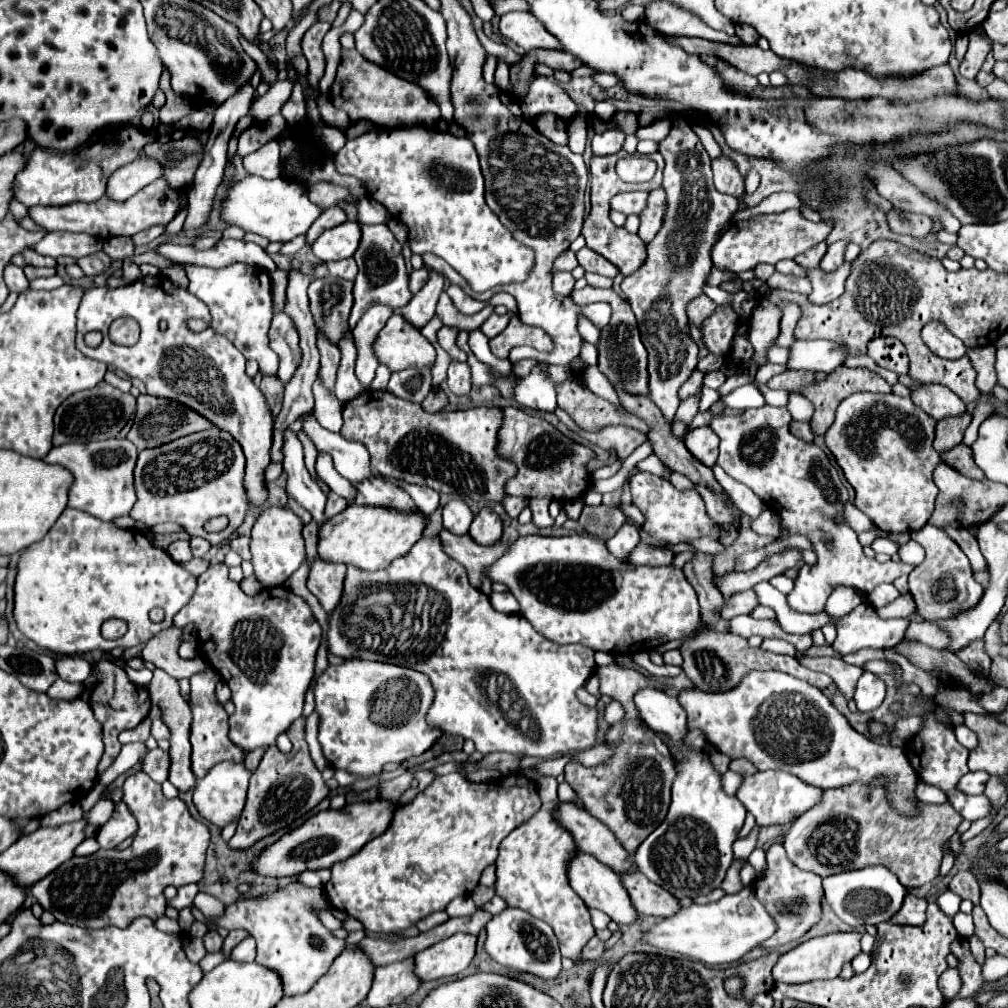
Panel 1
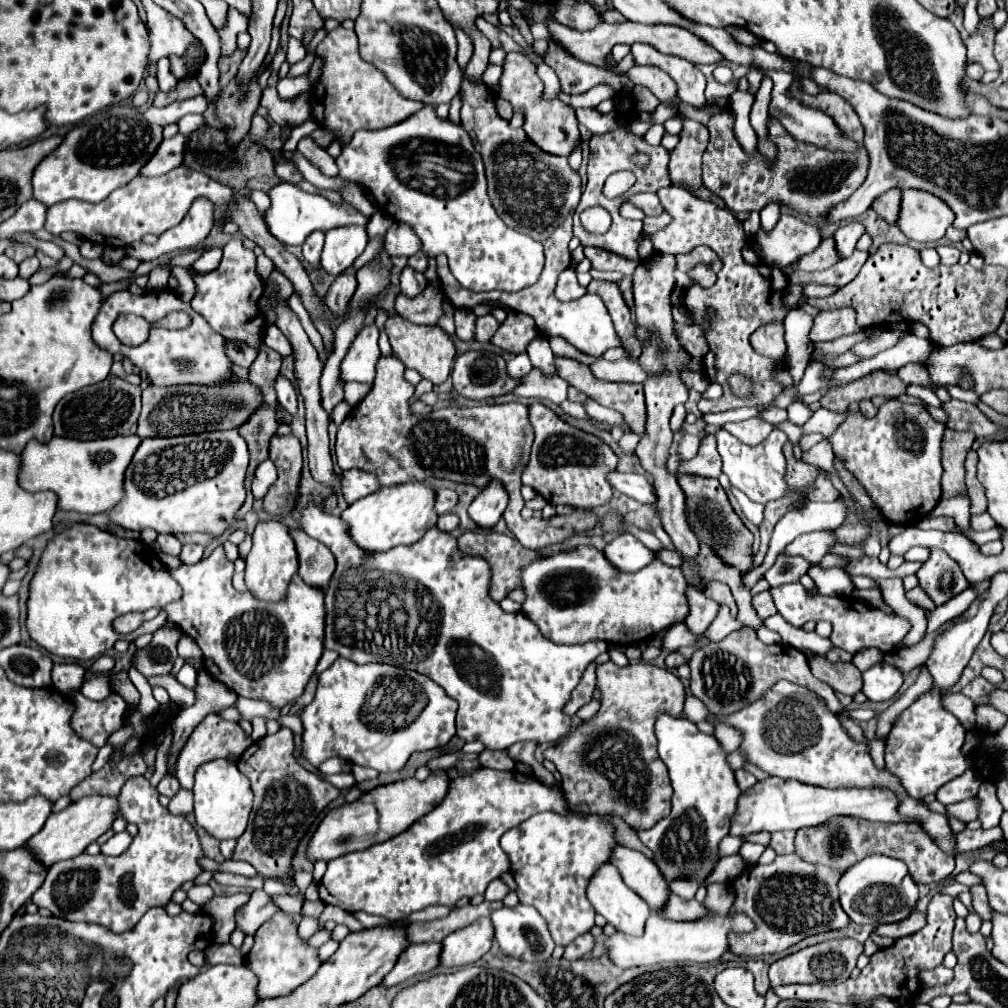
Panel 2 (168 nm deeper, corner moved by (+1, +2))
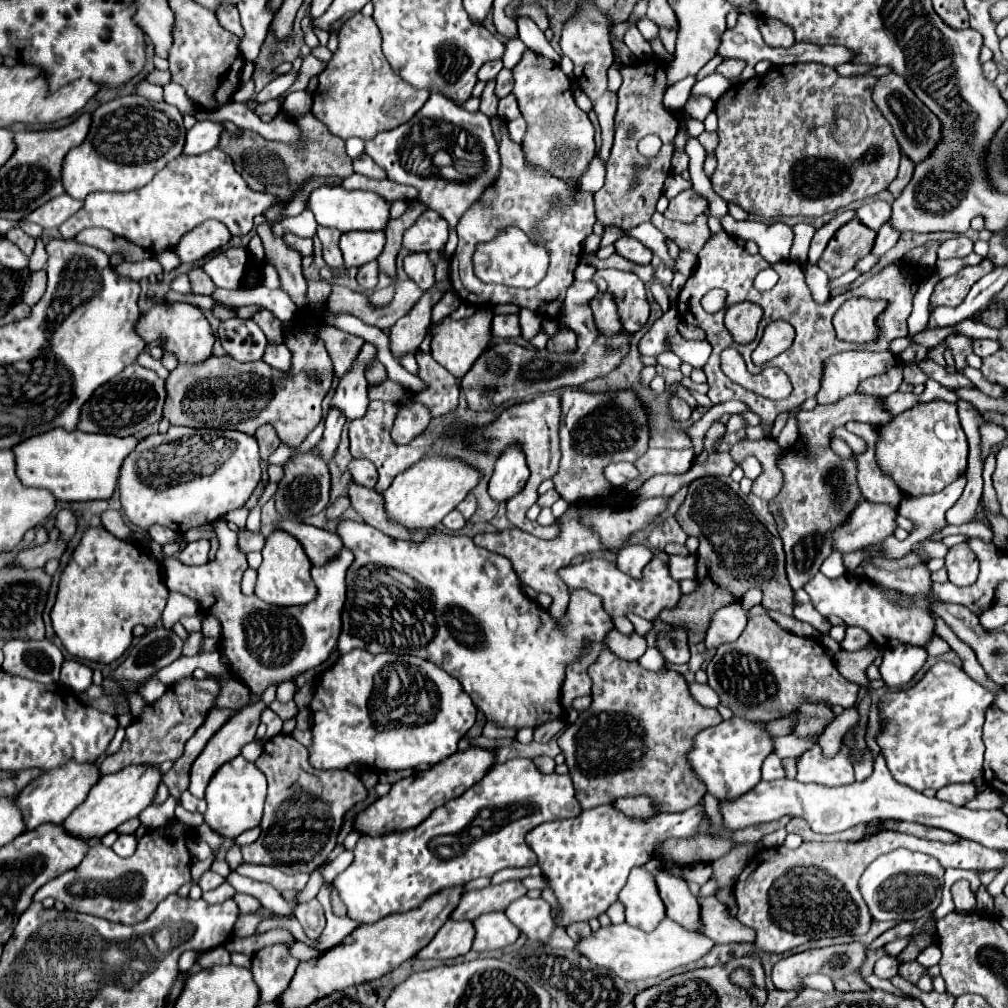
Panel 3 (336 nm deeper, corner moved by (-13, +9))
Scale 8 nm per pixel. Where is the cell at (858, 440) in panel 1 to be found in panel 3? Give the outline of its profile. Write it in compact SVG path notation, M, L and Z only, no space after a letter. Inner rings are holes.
M930 401L920 403L896 415L890 423L878 427L876 463L894 479L906 497L932 495L960 477L968 465L968 441L962 431L956 403Z

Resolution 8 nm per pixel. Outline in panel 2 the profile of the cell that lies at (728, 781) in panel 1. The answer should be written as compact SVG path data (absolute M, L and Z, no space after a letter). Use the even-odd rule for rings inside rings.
M736 770L736 780L738 780L738 786L740 786L742 792L746 792L748 788L752 788L758 782L756 776L750 774L750 772L746 772L746 770Z

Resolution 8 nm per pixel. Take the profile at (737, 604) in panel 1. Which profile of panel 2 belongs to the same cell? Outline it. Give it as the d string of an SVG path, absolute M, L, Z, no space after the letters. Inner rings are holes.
M770 590L760 592L758 596L754 596L752 598L752 604L754 604L754 610L758 612L760 618L768 618L768 616L774 616L776 614L776 606L774 606L774 600L772 600Z

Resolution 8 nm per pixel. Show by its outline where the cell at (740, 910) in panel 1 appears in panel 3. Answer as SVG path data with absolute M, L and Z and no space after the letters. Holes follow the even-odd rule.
M670 917L662 919L660 925L652 933L646 933L638 927L630 927L628 923L620 923L620 925L602 927L600 931L592 933L590 937L578 941L578 951L582 955L586 955L596 965L612 969L626 981L654 977L668 969L674 969L674 967L680 967L686 963L694 963L694 961L702 959L704 955L708 955L714 947L716 947L716 943L710 937L706 937L702 931L688 931L686 927L678 925Z

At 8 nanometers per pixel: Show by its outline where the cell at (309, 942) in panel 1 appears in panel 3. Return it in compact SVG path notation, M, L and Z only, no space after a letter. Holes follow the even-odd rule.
M274 943L260 949L252 959L252 975L260 987L260 1001L274 1001L284 993L300 959L290 955L286 943Z

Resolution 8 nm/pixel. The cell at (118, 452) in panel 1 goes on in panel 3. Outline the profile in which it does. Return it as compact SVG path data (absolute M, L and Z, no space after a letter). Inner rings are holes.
M50 429L30 441L16 445L16 475L28 487L44 487L62 502L86 502L94 499L110 499L118 487L119 470L123 460L134 451L140 439L92 435L82 431Z

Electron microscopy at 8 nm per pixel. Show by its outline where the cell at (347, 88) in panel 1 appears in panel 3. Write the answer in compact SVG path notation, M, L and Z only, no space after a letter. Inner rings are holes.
M362 13L350 17L340 27L338 41L338 51L320 73L318 89L312 95L314 117L318 117L340 139L360 137L364 141L374 137L378 131L394 129L412 119L430 93L424 89L414 89L392 71L380 51L380 31L372 17L364 17Z

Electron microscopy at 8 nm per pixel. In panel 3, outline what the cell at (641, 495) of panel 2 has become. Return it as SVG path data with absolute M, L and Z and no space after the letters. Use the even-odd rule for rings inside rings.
M614 463L604 469L604 477L614 485L614 487L624 487L632 479L638 477L638 469L634 463Z

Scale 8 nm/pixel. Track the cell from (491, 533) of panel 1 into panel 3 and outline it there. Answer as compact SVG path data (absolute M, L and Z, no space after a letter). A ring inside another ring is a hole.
M518 447L506 449L502 457L496 461L494 473L488 483L488 493L494 501L508 501L518 495L528 481L528 465L526 457Z

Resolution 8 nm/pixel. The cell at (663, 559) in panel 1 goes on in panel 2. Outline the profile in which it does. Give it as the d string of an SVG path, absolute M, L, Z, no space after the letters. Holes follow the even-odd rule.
M662 550L662 552L658 552L658 558L668 566L680 566L682 564L682 556L676 550Z

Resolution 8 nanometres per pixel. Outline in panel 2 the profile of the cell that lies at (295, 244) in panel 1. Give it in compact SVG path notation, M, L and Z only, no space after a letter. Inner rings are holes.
M264 254L258 256L258 268L256 268L256 274L260 274L262 280L266 280L266 278L270 276L272 268L274 268L274 264L272 264L272 260L270 260L268 256L264 256Z

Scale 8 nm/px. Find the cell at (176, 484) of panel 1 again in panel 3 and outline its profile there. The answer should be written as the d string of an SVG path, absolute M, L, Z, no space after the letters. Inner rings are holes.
M170 427L168 433L148 435L138 443L134 453L126 457L120 473L120 501L130 523L140 529L152 525L164 525L178 533L202 527L222 519L228 511L242 507L260 483L260 453L254 435L240 431L216 431L216 429L190 429Z

